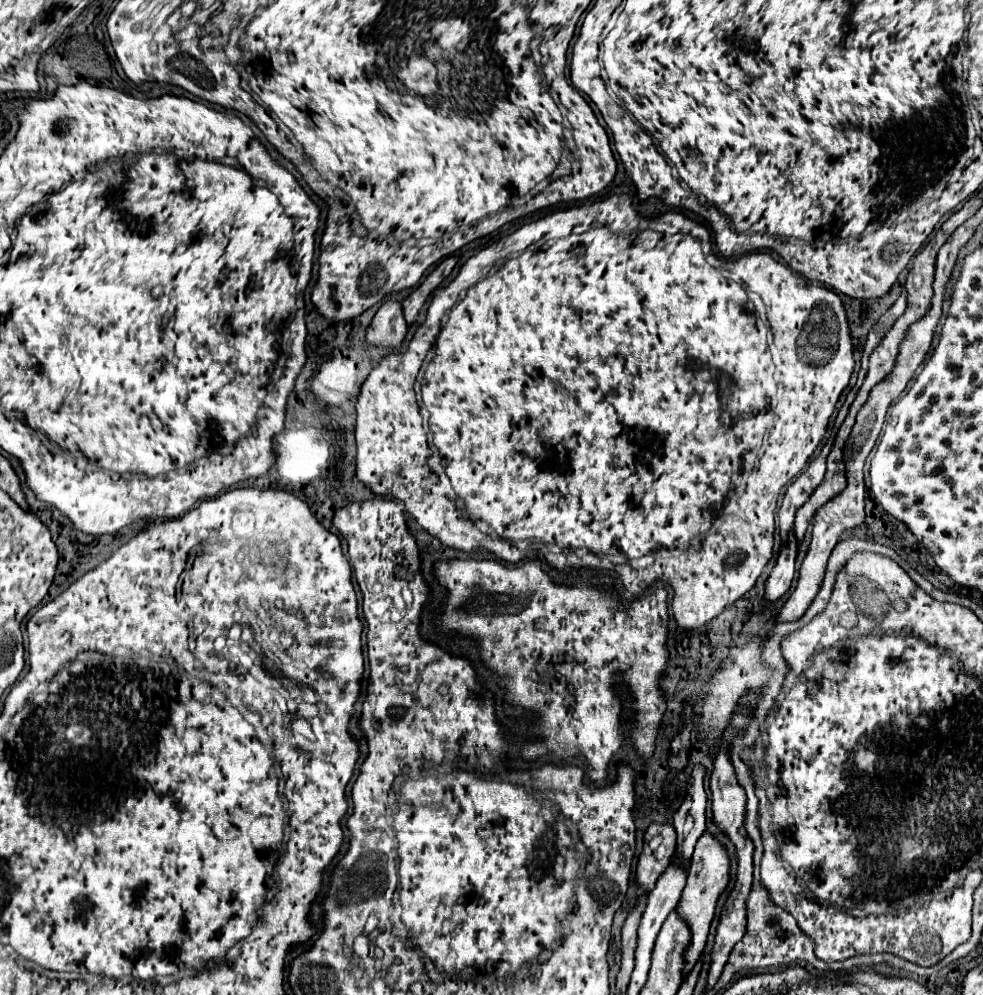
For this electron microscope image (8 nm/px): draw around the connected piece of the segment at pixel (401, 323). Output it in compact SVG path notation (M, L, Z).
M386 300L376 312L372 324L368 326L366 340L376 346L398 348L406 332L408 332L408 324L404 320L402 304L398 300Z

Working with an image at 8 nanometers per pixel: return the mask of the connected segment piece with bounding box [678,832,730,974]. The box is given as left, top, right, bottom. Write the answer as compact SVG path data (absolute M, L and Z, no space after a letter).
M704 832L700 836L700 840L696 842L690 872L688 872L688 884L682 892L682 900L678 902L678 912L682 916L686 916L684 920L690 920L690 928L692 928L692 944L686 950L684 974L692 970L692 964L696 964L696 960L700 958L700 954L706 946L706 938L708 938L708 930L710 930L710 924L712 924L712 918L714 918L714 912L716 912L718 898L726 890L728 882L730 882L730 856L728 856L728 850L710 832Z

